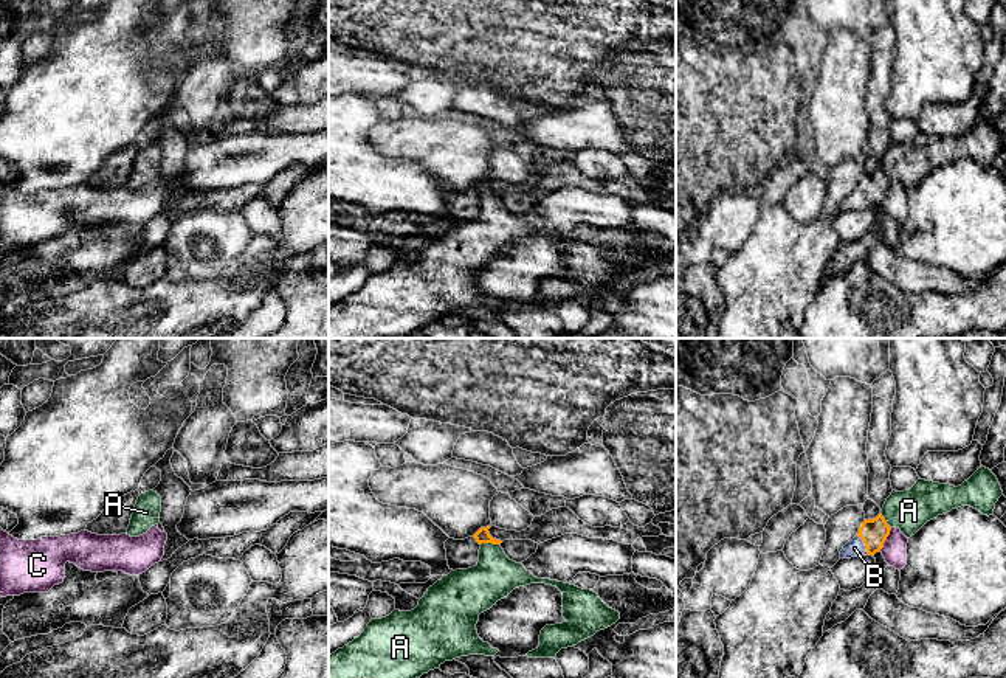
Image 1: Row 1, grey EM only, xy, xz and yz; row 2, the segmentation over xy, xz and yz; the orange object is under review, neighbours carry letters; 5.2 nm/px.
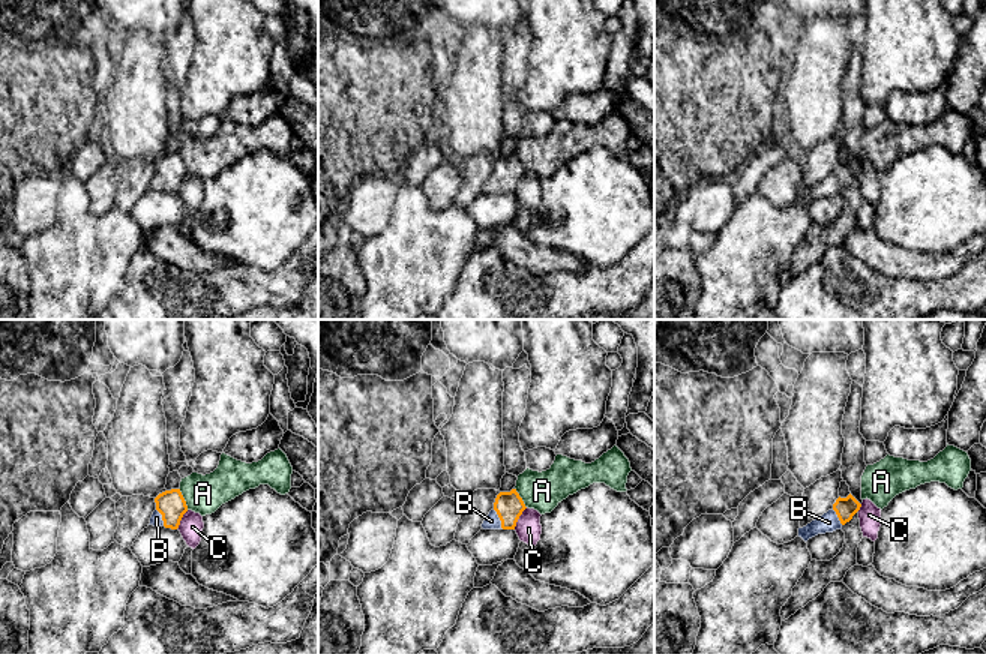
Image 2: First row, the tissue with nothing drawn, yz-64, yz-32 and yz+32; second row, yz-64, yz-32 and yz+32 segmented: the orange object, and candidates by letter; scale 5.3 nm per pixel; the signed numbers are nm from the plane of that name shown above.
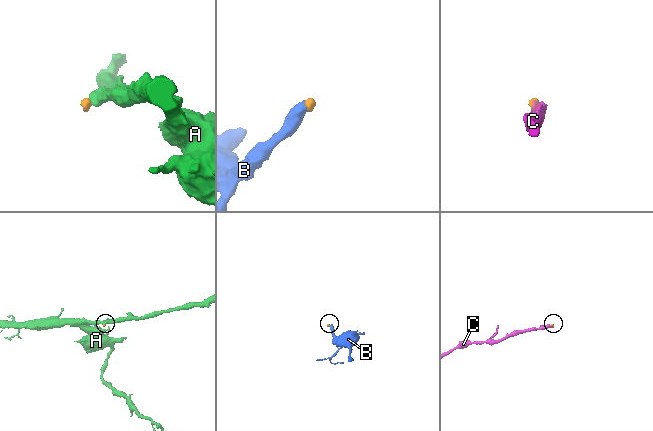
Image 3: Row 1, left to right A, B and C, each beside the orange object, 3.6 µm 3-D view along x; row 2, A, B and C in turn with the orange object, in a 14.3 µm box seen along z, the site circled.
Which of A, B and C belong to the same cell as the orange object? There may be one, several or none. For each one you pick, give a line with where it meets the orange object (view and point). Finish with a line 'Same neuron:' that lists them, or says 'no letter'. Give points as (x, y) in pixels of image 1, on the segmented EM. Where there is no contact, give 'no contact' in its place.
A: xz (490, 542)
B: yz (865, 545)
Same neuron: A, B

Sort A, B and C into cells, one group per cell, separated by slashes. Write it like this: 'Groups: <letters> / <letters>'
Groups: A B / C

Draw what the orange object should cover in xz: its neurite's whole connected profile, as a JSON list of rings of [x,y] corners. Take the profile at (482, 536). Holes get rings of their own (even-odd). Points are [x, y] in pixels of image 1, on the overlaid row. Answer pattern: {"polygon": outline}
{"polygon": [[[481,528],[473,537],[481,545],[479,562],[468,569],[456,569],[428,588],[419,605],[411,611],[394,610],[389,616],[372,619],[352,642],[329,656],[329,678],[420,678],[439,669],[445,661],[468,655],[494,656],[499,650],[484,642],[476,630],[479,614],[507,597],[515,588],[530,583],[556,586],[563,593],[563,624],[546,625],[539,645],[529,658],[555,658],[561,649],[577,645],[620,619],[597,593],[570,583],[538,579],[522,563],[510,560],[501,548],[501,540]]]}

